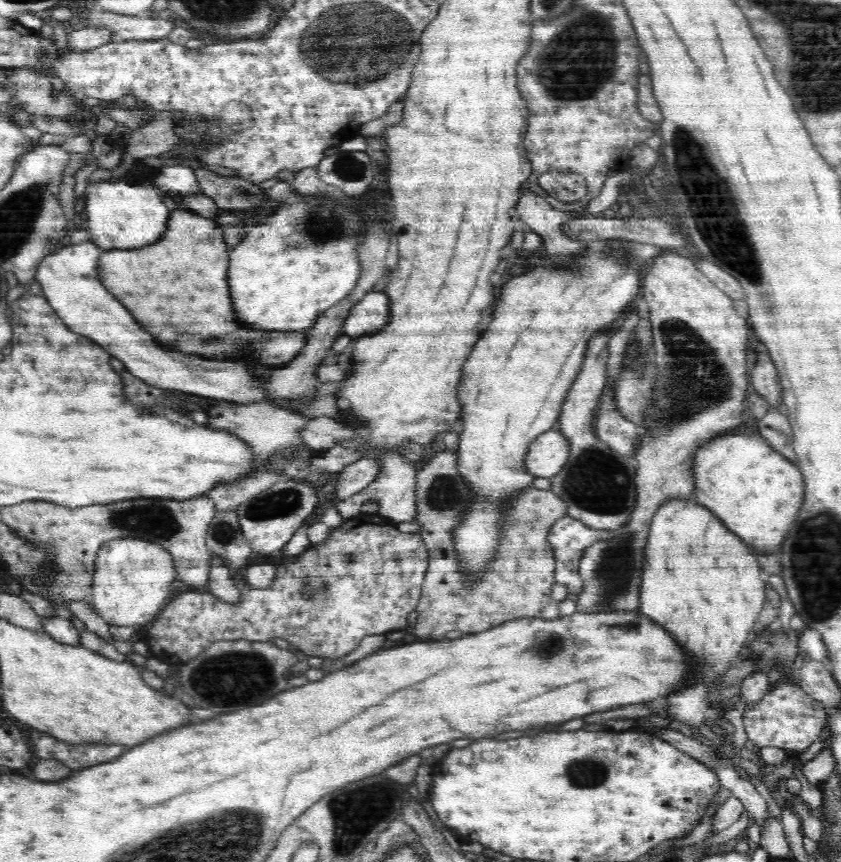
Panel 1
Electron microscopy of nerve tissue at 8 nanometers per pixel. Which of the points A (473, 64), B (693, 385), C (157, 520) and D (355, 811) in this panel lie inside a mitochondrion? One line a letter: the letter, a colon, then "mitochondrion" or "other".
A: other
B: mitochondrion
C: mitochondrion
D: mitochondrion

